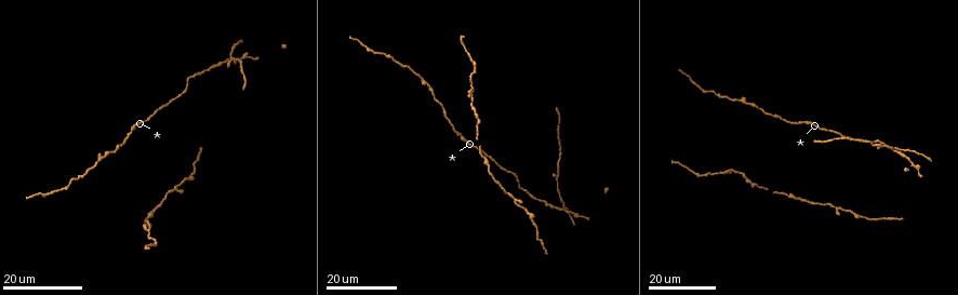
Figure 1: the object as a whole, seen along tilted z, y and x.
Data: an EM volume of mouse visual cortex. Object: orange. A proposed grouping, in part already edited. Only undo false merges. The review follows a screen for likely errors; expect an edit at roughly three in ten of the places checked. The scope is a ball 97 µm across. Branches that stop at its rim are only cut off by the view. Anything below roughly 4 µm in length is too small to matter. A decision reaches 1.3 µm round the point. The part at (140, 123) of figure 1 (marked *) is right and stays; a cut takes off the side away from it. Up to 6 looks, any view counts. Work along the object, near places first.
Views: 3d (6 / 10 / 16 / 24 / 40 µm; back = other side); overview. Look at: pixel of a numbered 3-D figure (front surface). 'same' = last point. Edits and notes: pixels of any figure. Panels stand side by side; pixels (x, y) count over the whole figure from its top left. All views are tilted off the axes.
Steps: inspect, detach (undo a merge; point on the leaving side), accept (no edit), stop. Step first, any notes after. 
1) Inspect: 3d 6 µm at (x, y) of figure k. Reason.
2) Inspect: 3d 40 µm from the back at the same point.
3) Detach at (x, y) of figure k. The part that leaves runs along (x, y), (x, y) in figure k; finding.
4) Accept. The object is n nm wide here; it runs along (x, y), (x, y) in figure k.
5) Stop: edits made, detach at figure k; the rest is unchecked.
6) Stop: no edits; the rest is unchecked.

Inspect: 3d 24 µm at (834, 208) of figure 1. Two arms in line, one across.

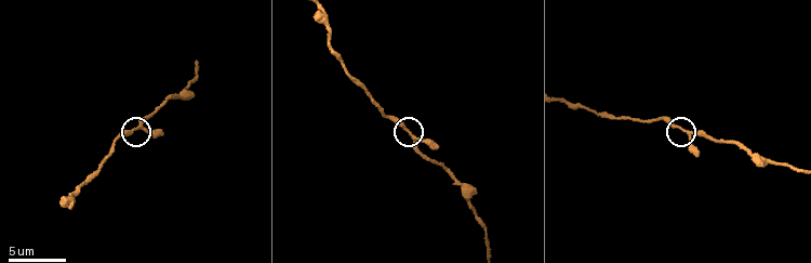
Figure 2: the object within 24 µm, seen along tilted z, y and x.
Inspect: 3d 10 µm at (686, 130) of figure 2.

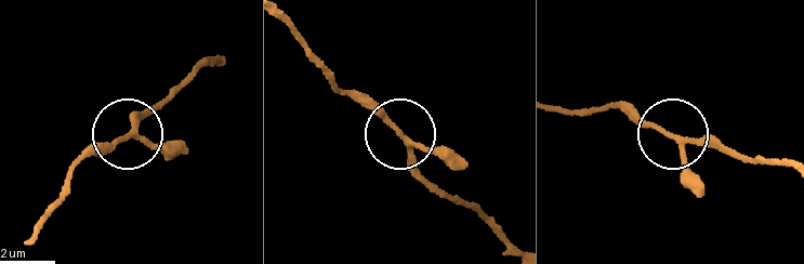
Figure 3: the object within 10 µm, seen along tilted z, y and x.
Accept. The object is 160 nm wide here; it runs along (28, 237), (78, 161), (128, 132), (130, 114), (150, 105) in figure 3; continuous, no second cell.

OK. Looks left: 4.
Inspect: 3d 24 µm at (742, 174) of figure 1.

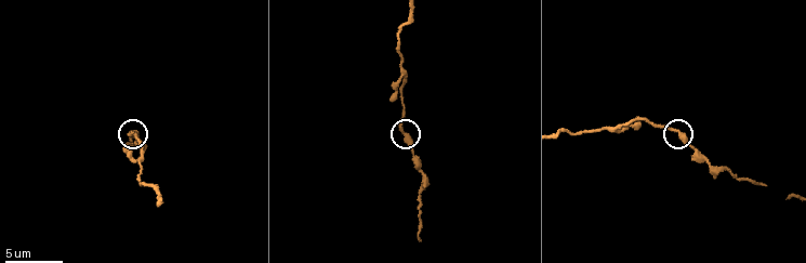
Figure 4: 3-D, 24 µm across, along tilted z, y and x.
Inspect: 3d 6 µm at (406, 133) of figure 4.

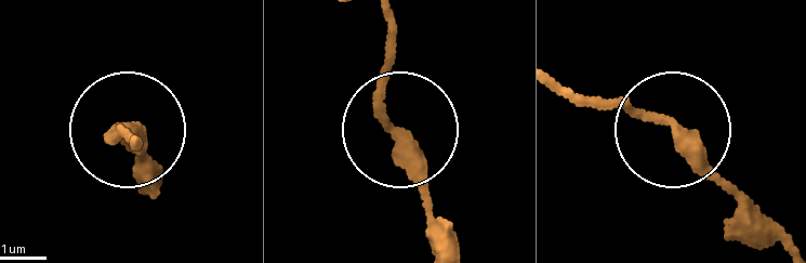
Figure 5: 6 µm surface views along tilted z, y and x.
Inspect: 3d 6 µm from the back at (396, 131) of figure 5.

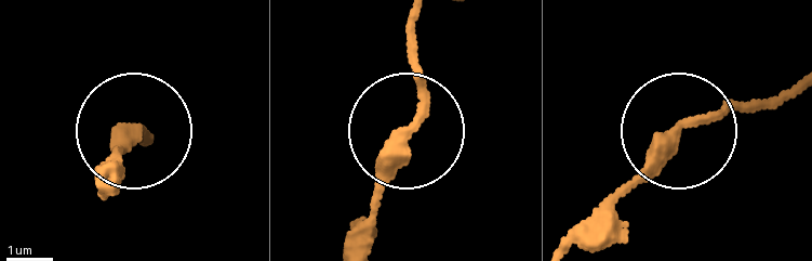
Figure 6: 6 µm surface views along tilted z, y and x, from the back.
Accept. All the same cell.

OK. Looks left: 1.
Stop: no edits; the rest is unchecked.

